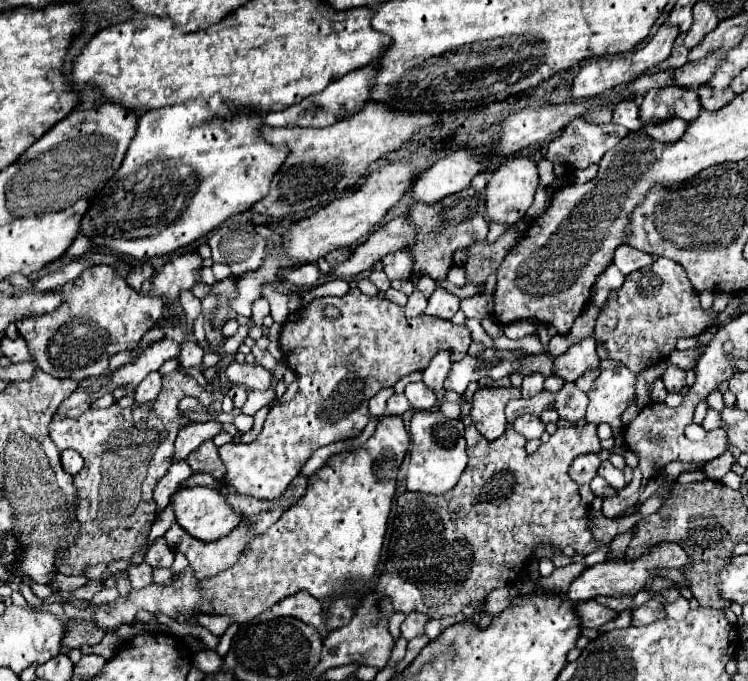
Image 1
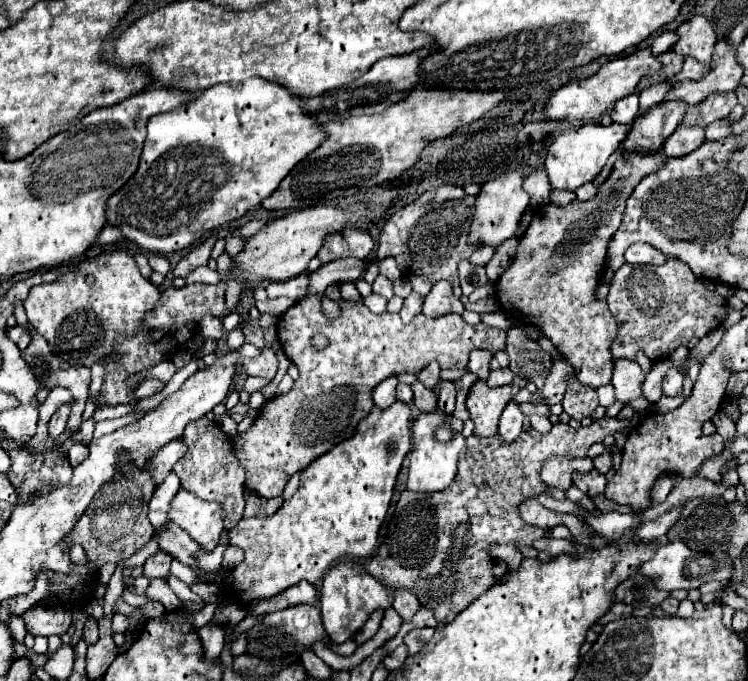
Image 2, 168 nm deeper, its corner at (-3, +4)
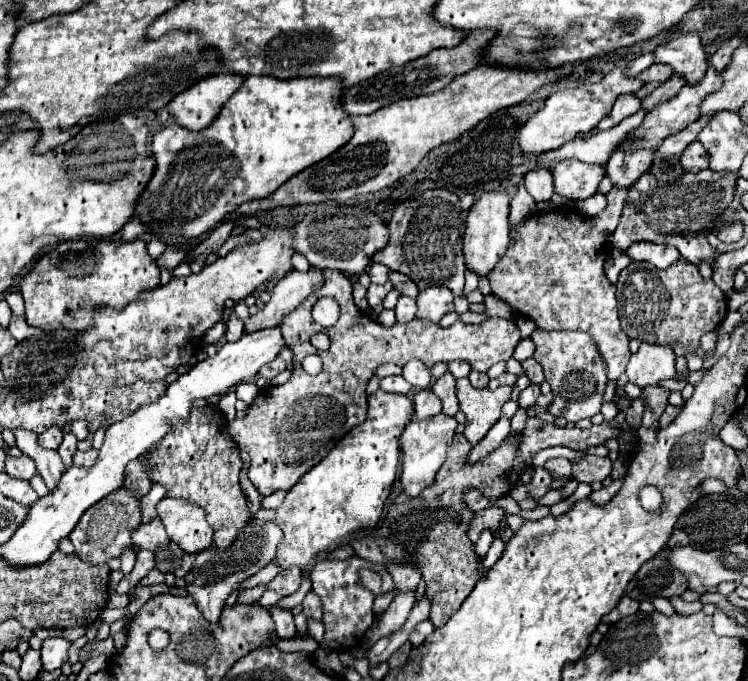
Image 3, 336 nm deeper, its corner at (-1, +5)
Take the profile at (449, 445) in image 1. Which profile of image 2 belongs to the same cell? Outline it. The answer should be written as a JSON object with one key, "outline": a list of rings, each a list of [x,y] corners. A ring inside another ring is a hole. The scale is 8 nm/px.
{"outline":[[[434,410],[422,412],[412,422],[412,452],[410,452],[410,476],[406,488],[412,492],[438,492],[452,484],[458,468],[458,454],[466,448],[466,440],[462,436],[462,420],[452,414]],[[444,428],[444,430],[442,430]],[[450,432],[450,434],[448,434]],[[438,434],[448,434],[448,440],[438,440]]]}

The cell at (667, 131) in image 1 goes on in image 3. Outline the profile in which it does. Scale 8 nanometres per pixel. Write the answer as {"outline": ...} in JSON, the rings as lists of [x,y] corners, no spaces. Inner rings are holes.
{"outline":[[[694,141],[684,153],[682,153],[682,167],[686,171],[702,171],[708,167],[708,155],[700,141]]]}

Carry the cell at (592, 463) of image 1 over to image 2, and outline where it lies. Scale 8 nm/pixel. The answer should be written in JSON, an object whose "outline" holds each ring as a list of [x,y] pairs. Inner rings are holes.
{"outline":[[[584,456],[584,458],[552,458],[544,464],[540,476],[542,476],[544,484],[548,484],[548,486],[568,490],[572,486],[572,474],[574,472],[590,472],[590,470],[594,470],[590,456]]]}

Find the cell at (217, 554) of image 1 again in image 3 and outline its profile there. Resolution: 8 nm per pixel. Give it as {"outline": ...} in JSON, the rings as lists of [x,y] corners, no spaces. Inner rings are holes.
{"outline":[[[154,517],[150,523],[146,525],[140,525],[138,529],[134,529],[134,535],[132,535],[132,543],[140,549],[148,549],[148,551],[156,551],[156,549],[166,549],[166,545],[170,543],[164,527],[162,527],[162,521],[158,517]]]}

